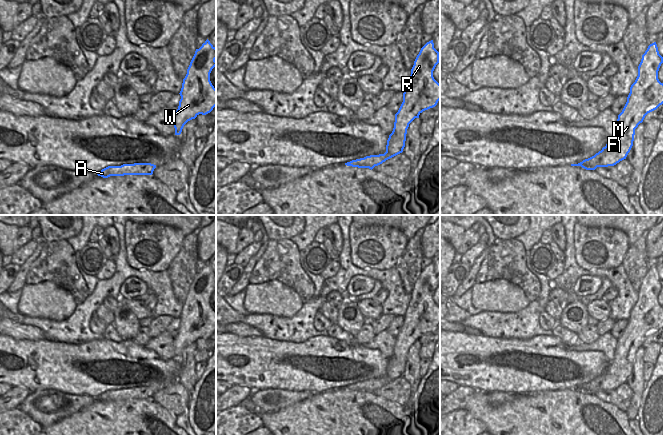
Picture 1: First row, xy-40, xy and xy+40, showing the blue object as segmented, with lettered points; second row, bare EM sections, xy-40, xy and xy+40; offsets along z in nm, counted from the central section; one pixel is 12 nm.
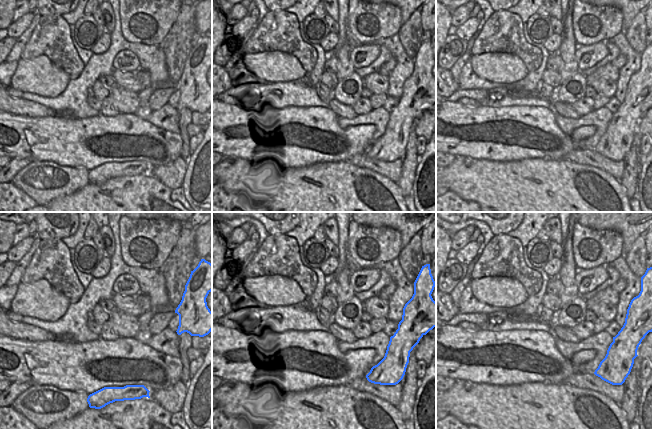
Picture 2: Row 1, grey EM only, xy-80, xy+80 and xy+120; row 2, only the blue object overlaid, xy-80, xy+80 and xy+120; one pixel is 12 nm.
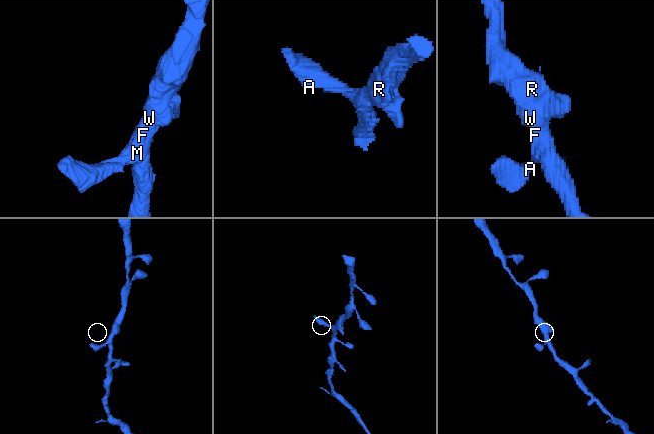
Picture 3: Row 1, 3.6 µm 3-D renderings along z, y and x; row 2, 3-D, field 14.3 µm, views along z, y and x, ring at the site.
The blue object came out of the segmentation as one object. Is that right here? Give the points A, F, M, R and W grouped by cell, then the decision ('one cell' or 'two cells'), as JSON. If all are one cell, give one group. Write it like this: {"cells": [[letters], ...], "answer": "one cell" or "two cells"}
{"cells": [["A", "F", "M", "R", "W"]], "answer": "one cell"}

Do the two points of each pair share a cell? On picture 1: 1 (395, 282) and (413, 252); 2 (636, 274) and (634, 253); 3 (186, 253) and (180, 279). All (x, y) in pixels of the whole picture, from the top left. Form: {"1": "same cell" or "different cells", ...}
{"1": "different cells", "2": "same cell", "3": "same cell"}

